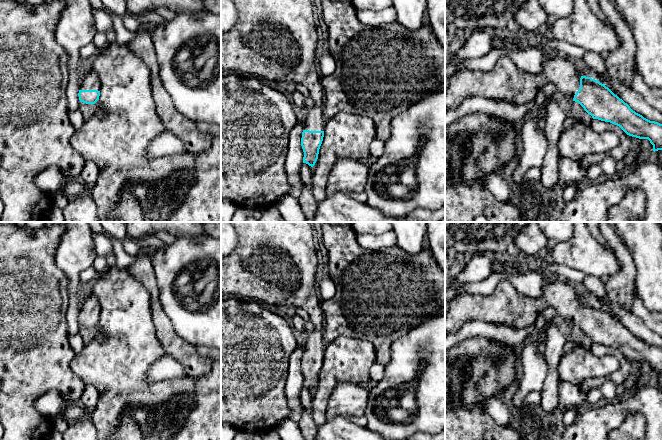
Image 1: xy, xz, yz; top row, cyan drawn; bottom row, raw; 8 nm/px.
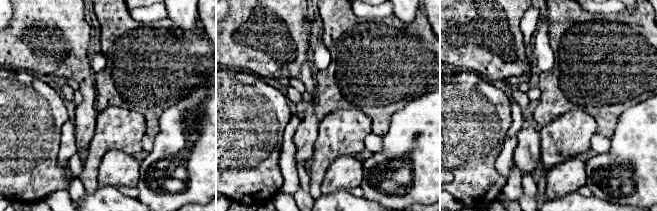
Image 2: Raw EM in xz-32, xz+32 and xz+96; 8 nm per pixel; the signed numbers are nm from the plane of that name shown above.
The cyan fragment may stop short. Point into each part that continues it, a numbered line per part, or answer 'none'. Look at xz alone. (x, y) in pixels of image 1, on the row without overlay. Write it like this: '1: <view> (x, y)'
1: xz (276, 263)

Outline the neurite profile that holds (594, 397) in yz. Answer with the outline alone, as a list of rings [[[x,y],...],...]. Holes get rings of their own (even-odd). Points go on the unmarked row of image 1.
[[[594,389],[587,393],[586,403],[591,407],[604,402],[603,394],[600,389]]]

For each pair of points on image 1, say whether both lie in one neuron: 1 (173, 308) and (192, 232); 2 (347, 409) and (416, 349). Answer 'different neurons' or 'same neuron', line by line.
1: different neurons
2: different neurons

